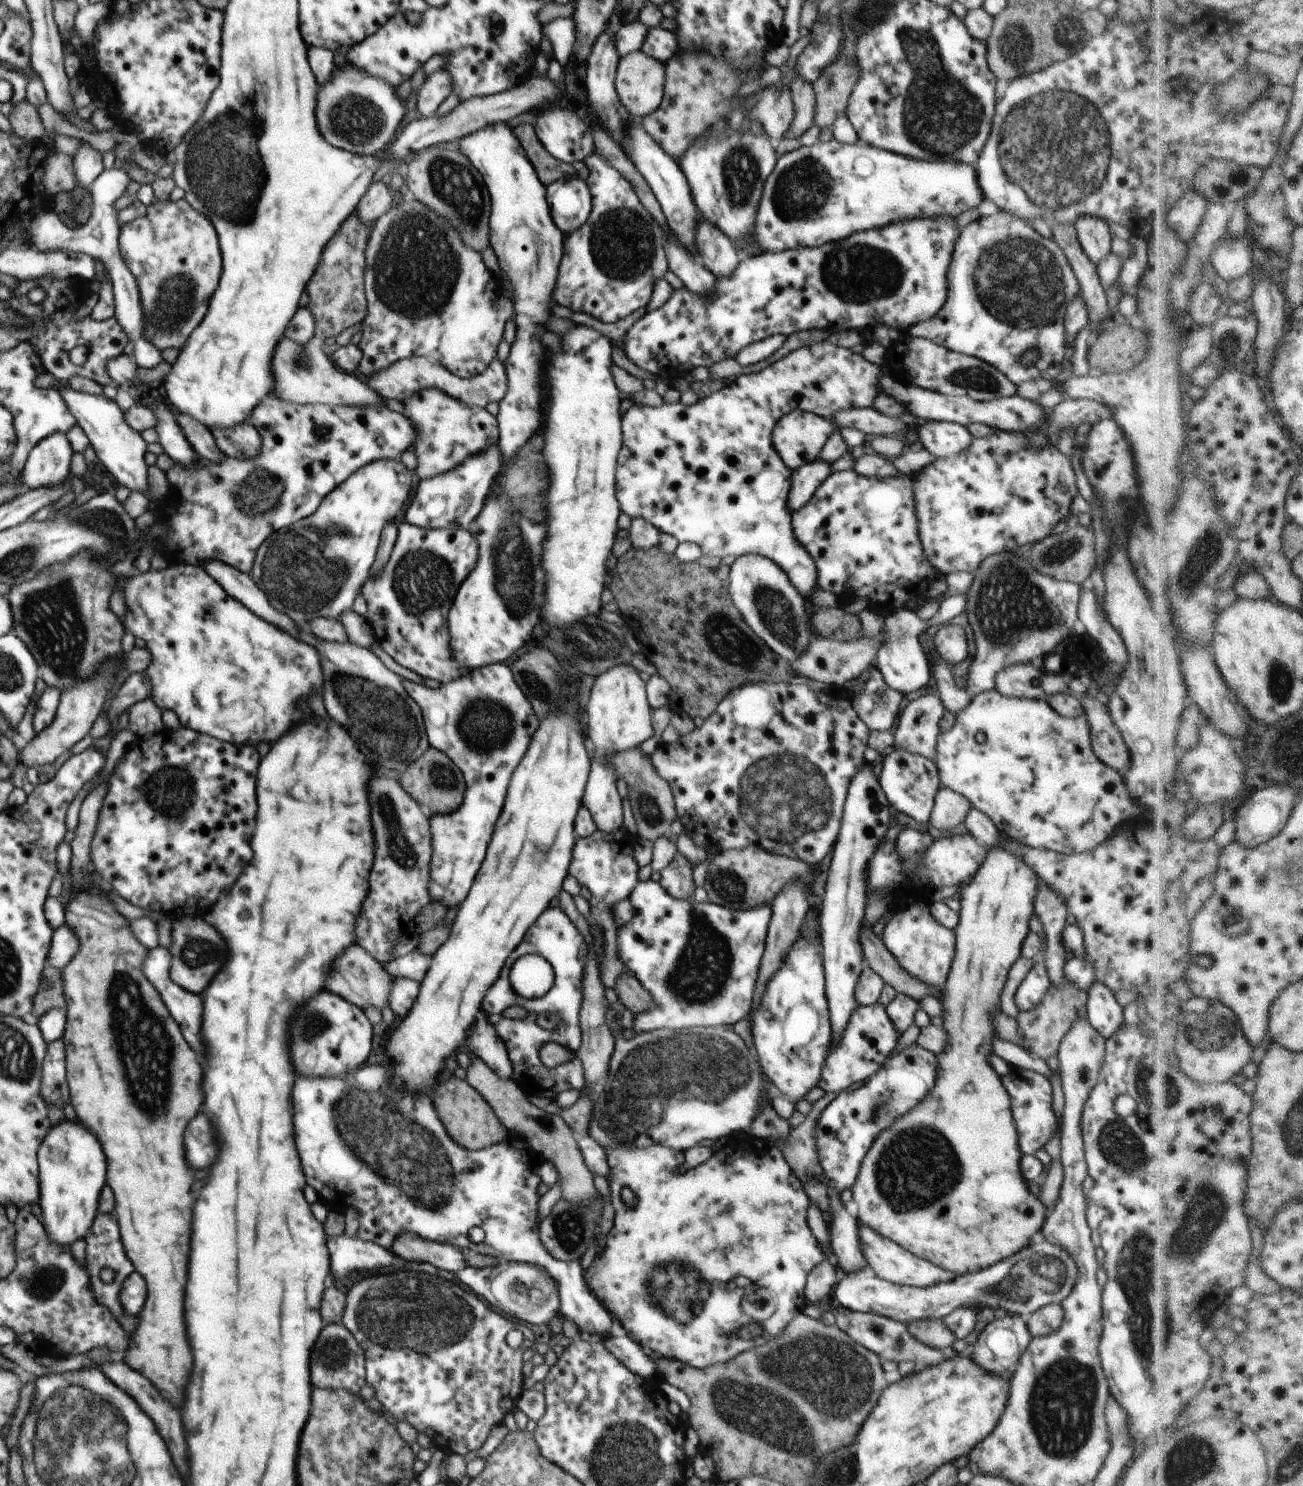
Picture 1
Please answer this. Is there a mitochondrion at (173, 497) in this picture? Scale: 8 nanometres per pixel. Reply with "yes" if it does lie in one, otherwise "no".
no

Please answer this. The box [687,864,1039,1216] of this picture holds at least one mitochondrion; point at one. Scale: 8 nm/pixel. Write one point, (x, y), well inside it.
(911, 1166)

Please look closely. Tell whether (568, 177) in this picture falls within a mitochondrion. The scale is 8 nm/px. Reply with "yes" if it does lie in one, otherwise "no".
no

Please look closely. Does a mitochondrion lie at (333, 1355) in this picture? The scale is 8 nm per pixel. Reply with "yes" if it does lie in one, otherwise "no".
yes

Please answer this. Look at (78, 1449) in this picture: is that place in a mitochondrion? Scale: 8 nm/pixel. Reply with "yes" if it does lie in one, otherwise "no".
yes

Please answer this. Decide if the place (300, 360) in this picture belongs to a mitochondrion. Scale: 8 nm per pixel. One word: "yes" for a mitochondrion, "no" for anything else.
yes

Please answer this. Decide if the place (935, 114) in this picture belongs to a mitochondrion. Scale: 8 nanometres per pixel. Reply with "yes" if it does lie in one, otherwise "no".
yes

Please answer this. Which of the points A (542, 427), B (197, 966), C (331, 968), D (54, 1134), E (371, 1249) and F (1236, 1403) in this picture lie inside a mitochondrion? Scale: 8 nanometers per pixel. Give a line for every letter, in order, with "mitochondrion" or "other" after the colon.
A: other
B: mitochondrion
C: other
D: other
E: other
F: other

